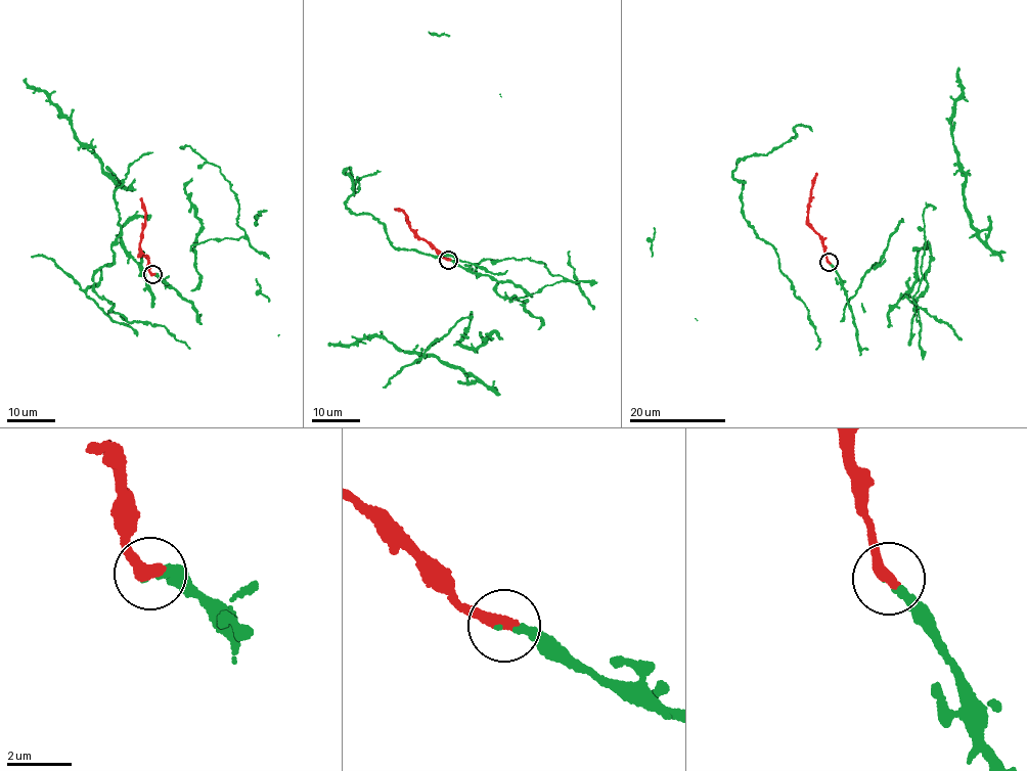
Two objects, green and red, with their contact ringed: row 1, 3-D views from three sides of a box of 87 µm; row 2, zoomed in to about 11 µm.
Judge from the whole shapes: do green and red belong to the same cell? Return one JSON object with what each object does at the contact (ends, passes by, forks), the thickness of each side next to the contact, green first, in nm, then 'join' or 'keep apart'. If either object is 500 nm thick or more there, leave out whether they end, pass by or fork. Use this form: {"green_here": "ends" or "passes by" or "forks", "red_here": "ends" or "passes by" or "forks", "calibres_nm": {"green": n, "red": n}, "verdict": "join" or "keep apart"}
{"green_here": "ends", "red_here": "ends", "calibres_nm": {"green": 180, "red": 440}, "verdict": "join"}

